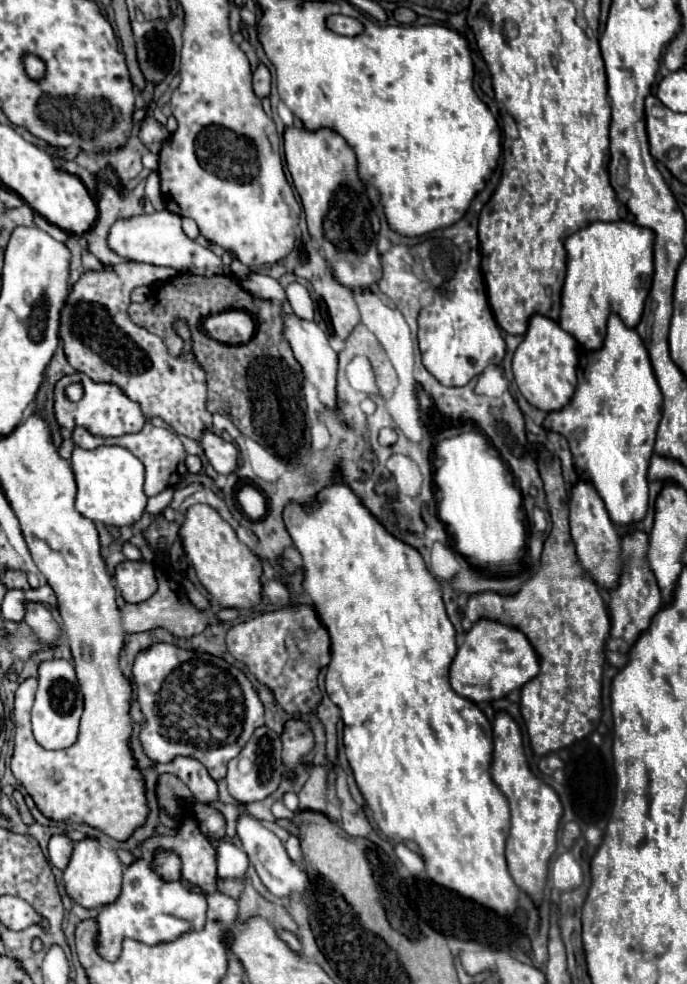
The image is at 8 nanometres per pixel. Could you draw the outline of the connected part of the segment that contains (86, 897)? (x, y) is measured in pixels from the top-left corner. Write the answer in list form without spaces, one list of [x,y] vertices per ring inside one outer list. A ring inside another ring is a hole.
[[[81,839],[75,843],[71,861],[63,871],[63,881],[67,893],[75,903],[87,909],[95,909],[101,905],[109,905],[117,899],[121,891],[121,875],[123,875],[123,865],[113,849],[101,847],[97,839]]]

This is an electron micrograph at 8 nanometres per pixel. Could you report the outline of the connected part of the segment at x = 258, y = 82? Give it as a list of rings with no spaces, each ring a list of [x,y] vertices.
[[[259,65],[253,73],[253,91],[259,99],[269,97],[269,87],[271,87],[271,75],[265,65]]]

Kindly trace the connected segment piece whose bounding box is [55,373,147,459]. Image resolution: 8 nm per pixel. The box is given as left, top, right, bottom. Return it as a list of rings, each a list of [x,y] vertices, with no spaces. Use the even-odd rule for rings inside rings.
[[[73,373],[73,375],[65,375],[63,379],[57,381],[55,385],[55,419],[63,437],[63,443],[59,447],[59,455],[63,459],[71,459],[73,455],[73,439],[71,433],[75,427],[83,427],[87,429],[91,435],[95,437],[119,437],[119,435],[131,435],[131,433],[139,433],[145,425],[145,415],[141,411],[141,405],[133,399],[129,399],[115,383],[97,383],[91,377],[87,377],[85,373]],[[69,383],[83,383],[85,387],[85,395],[81,401],[71,403],[65,397],[65,387]]]

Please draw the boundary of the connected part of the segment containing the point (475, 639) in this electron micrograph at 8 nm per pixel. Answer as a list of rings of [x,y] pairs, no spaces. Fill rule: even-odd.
[[[479,619],[465,633],[465,643],[459,647],[451,663],[449,681],[459,695],[479,703],[505,697],[509,691],[523,687],[537,673],[539,657],[523,631],[495,619]]]

